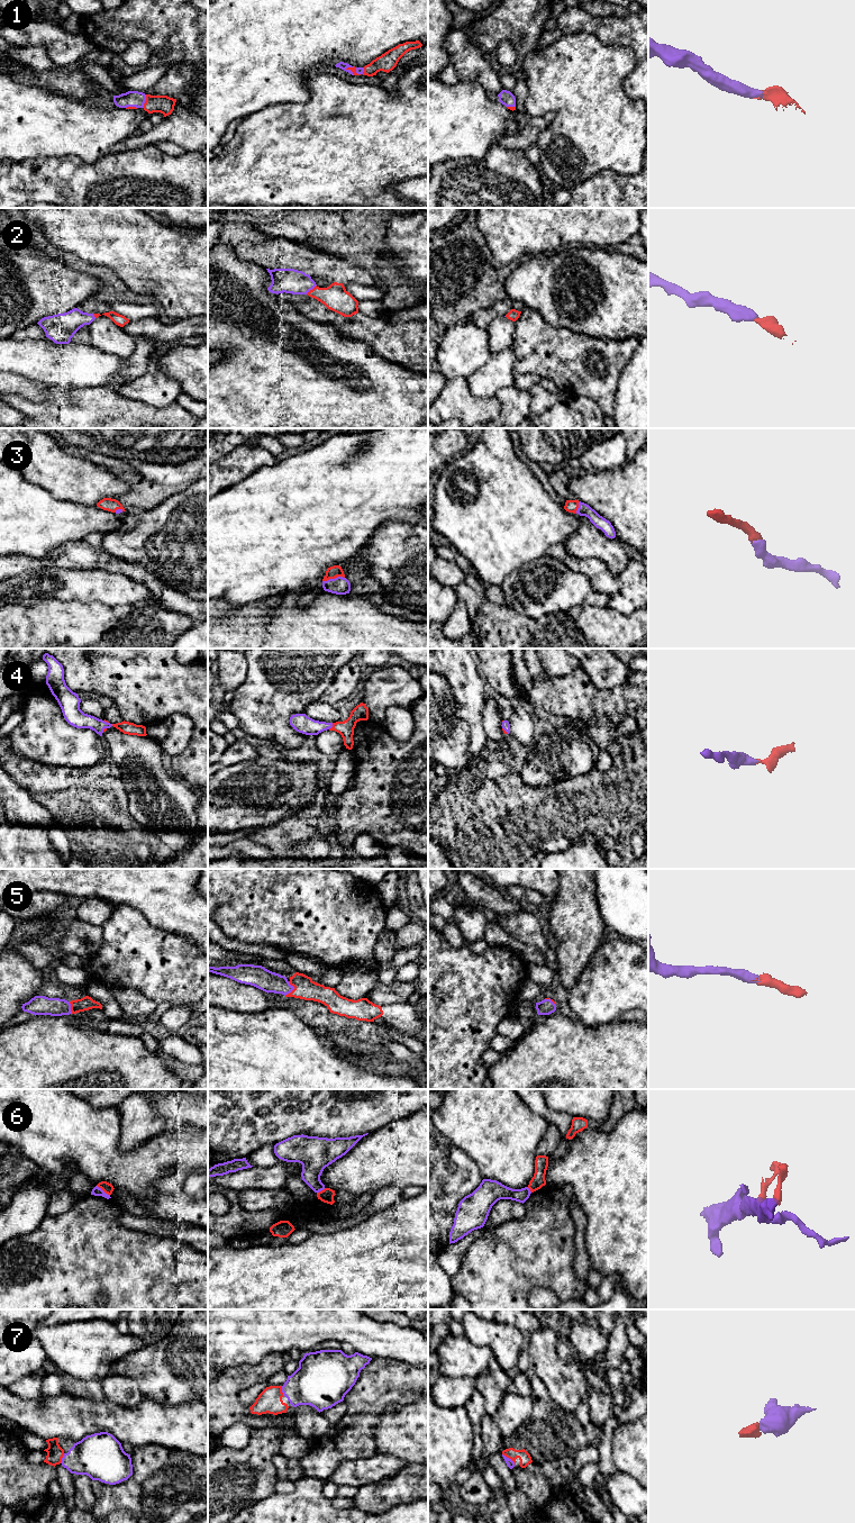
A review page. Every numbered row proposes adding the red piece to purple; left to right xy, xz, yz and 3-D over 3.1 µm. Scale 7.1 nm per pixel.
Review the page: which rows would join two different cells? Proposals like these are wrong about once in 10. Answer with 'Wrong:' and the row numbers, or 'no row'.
Wrong: 6

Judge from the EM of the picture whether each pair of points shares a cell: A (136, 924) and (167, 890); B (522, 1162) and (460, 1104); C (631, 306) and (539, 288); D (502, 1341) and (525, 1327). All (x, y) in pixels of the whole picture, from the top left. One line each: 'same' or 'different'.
A: different
B: same
C: same
D: different

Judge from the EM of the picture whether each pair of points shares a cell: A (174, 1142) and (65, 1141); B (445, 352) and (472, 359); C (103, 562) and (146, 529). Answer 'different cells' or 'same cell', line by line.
A: same cell
B: same cell
C: different cells

